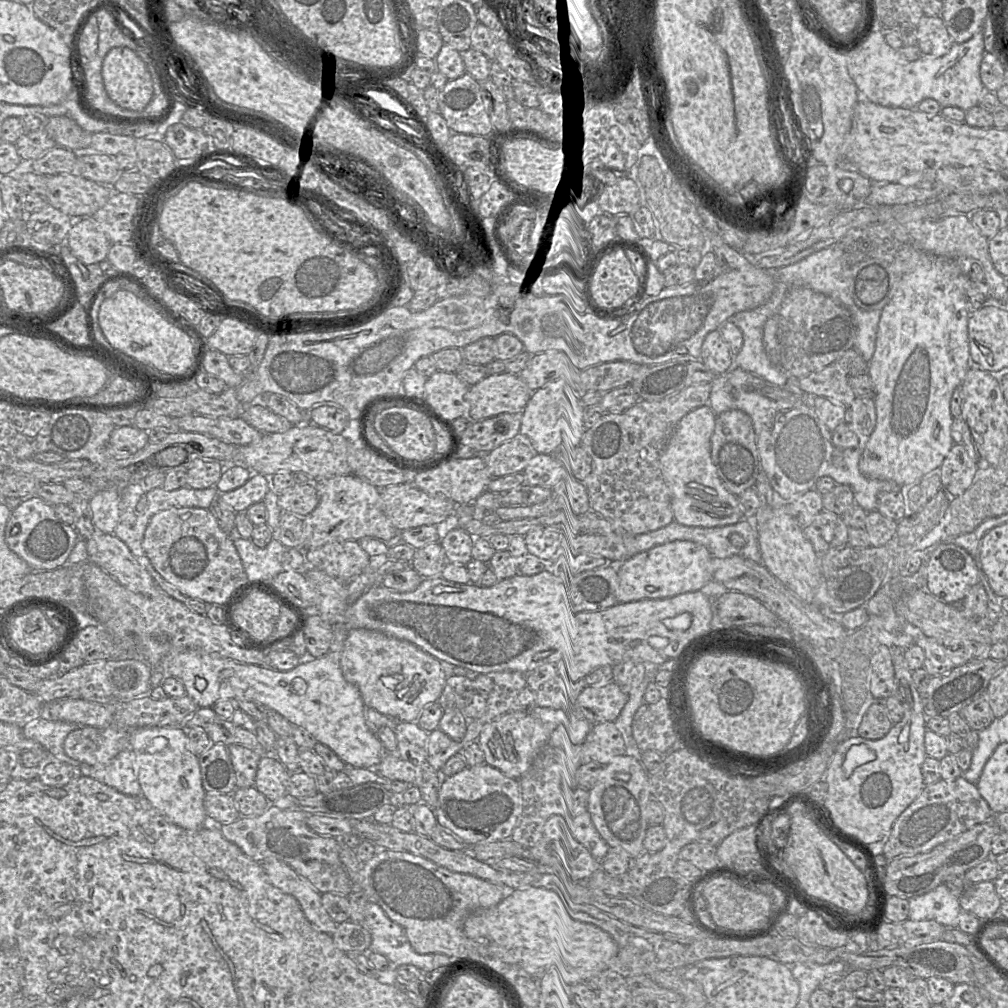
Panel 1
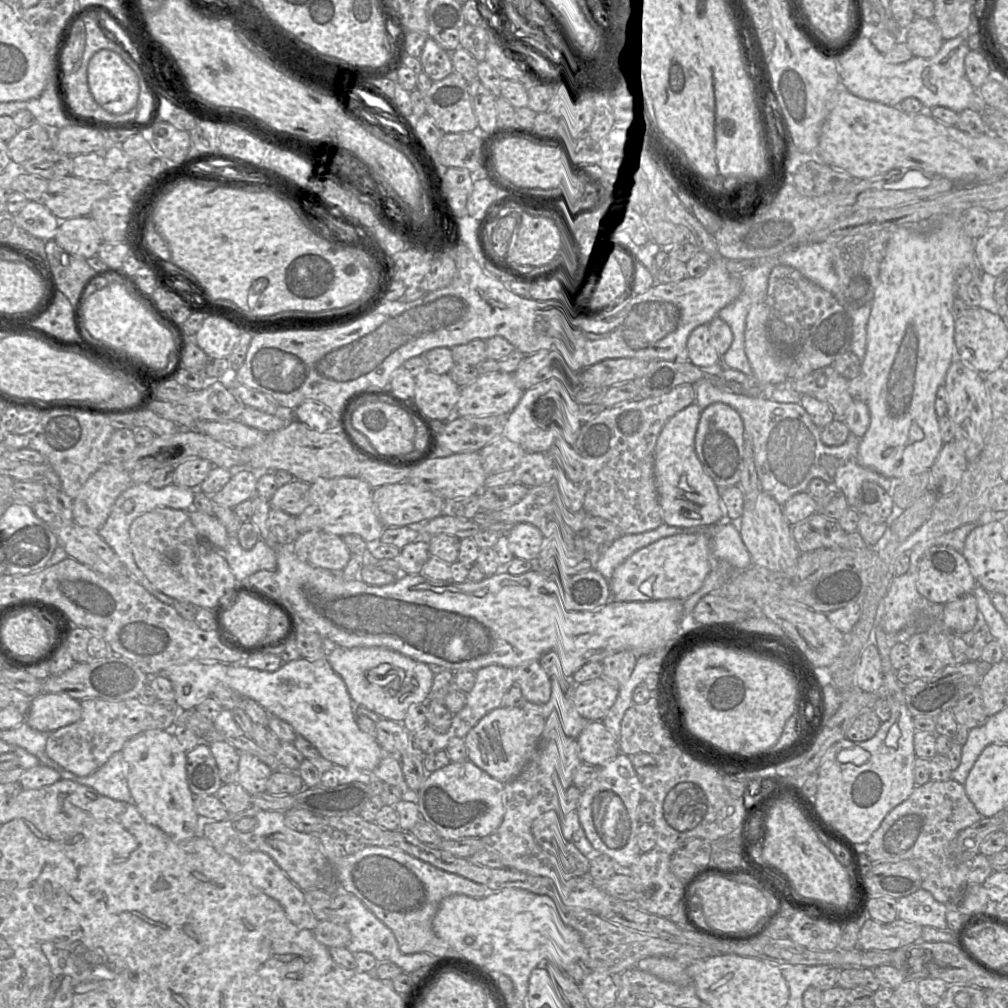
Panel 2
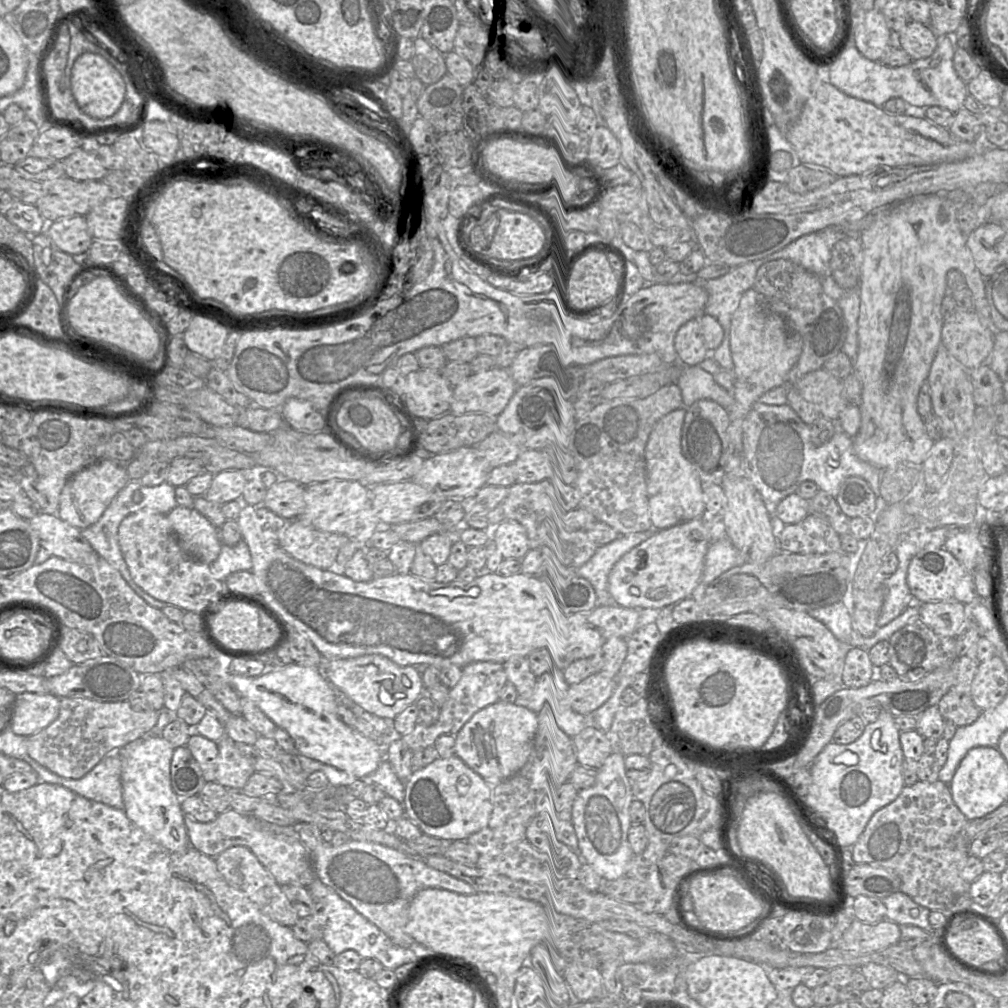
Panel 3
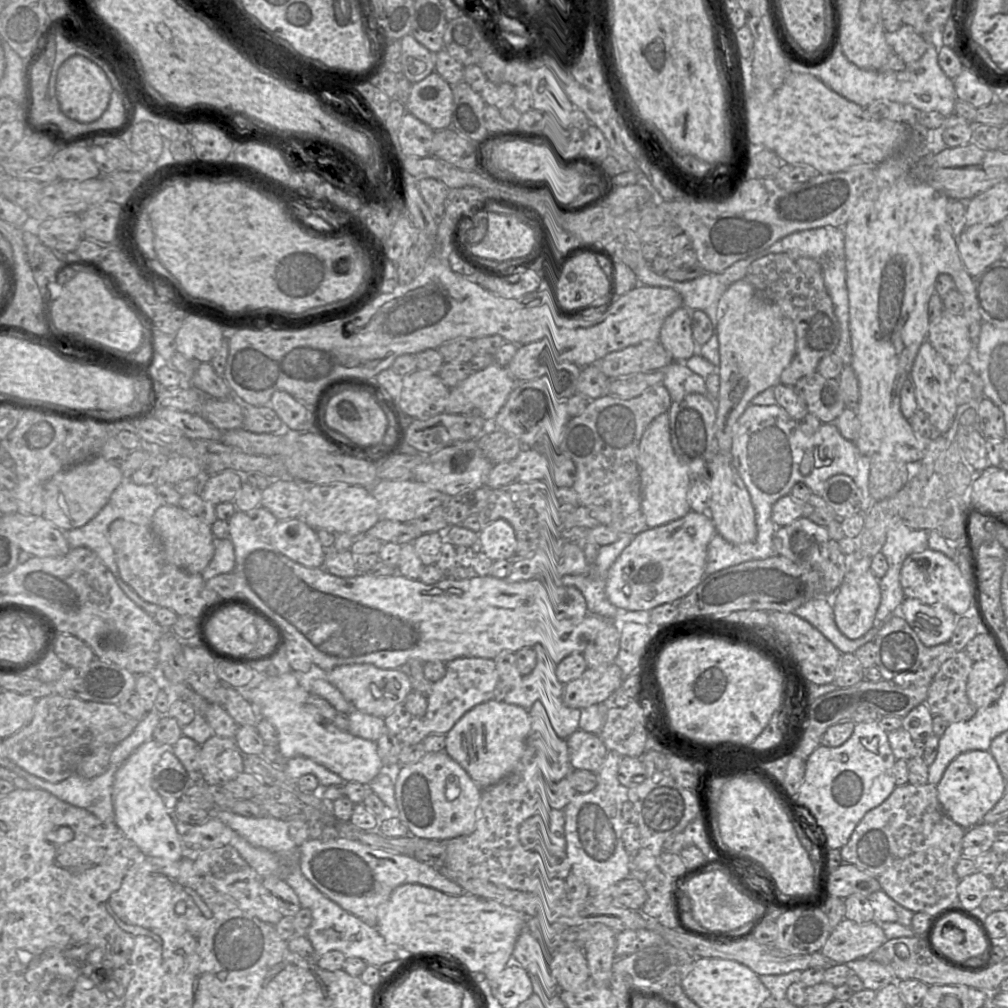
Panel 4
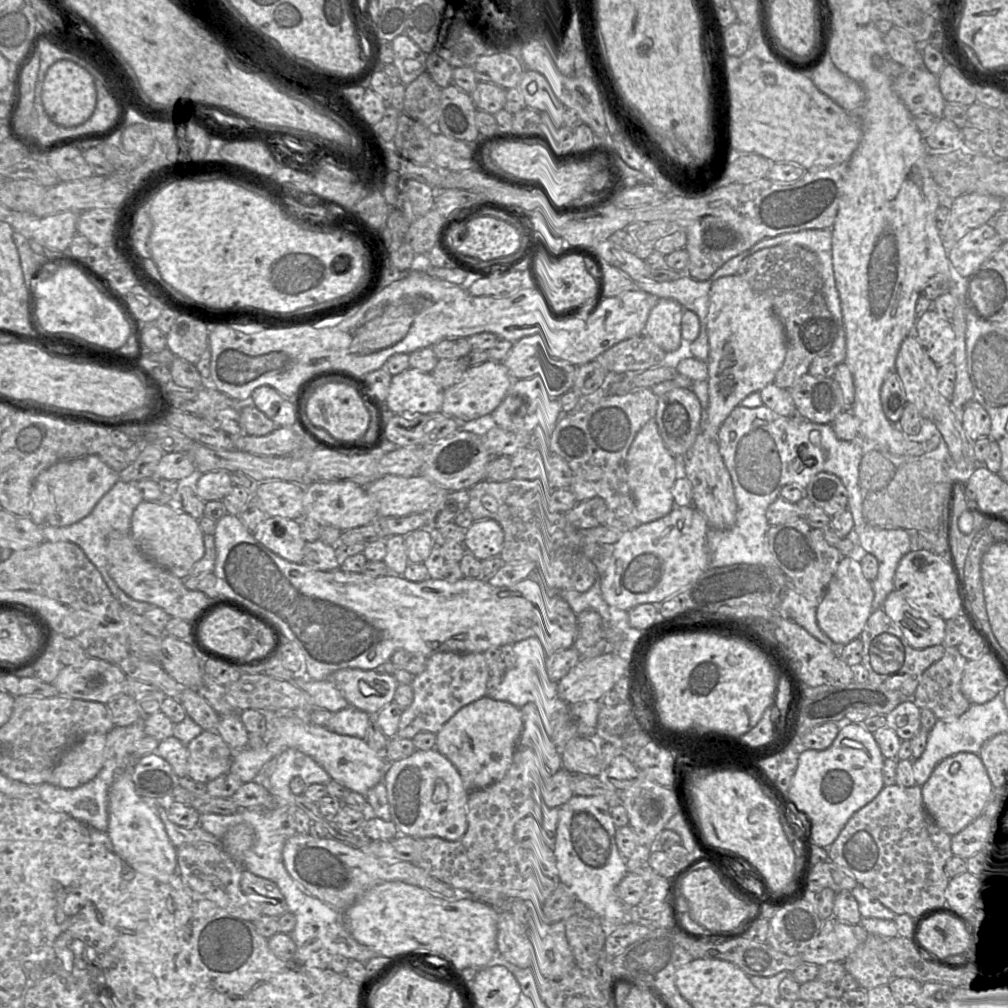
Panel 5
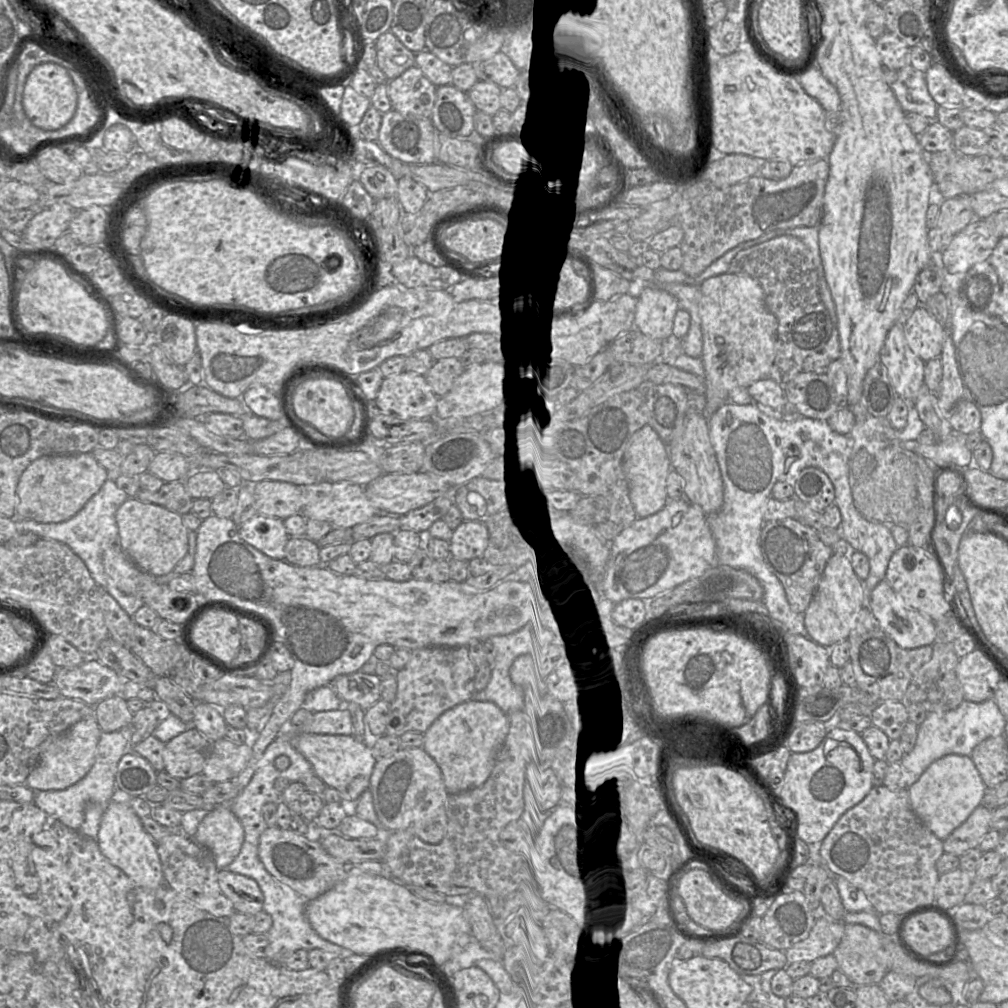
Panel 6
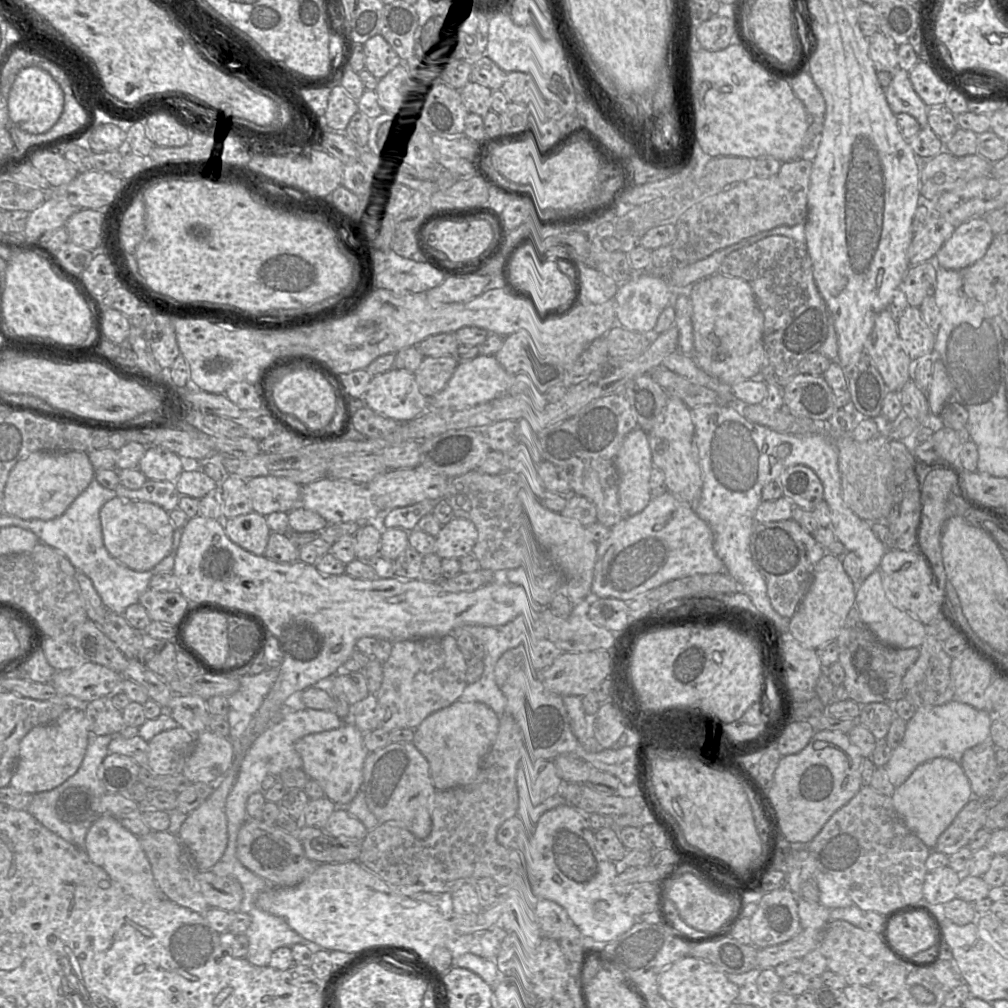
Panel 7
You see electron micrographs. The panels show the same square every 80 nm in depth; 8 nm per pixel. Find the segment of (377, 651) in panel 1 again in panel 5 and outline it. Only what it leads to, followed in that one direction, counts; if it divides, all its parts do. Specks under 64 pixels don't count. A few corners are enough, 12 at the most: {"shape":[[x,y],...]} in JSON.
{"shape":[[355,668],[328,680],[371,716],[393,702],[392,674]]}

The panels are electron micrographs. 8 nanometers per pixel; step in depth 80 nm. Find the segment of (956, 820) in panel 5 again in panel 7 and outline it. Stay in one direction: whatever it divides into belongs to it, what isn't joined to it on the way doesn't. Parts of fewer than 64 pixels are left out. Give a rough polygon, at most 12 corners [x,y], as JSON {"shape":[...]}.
{"shape":[[960,762],[919,765],[891,795],[932,850],[973,797]]}

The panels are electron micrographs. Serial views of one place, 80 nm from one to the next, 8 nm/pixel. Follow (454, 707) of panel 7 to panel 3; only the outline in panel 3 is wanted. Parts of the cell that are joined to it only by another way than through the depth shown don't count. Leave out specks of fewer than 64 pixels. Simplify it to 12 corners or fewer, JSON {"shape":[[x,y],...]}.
{"shape":[[498,701],[457,733],[455,756],[494,787],[528,762],[537,713]]}

